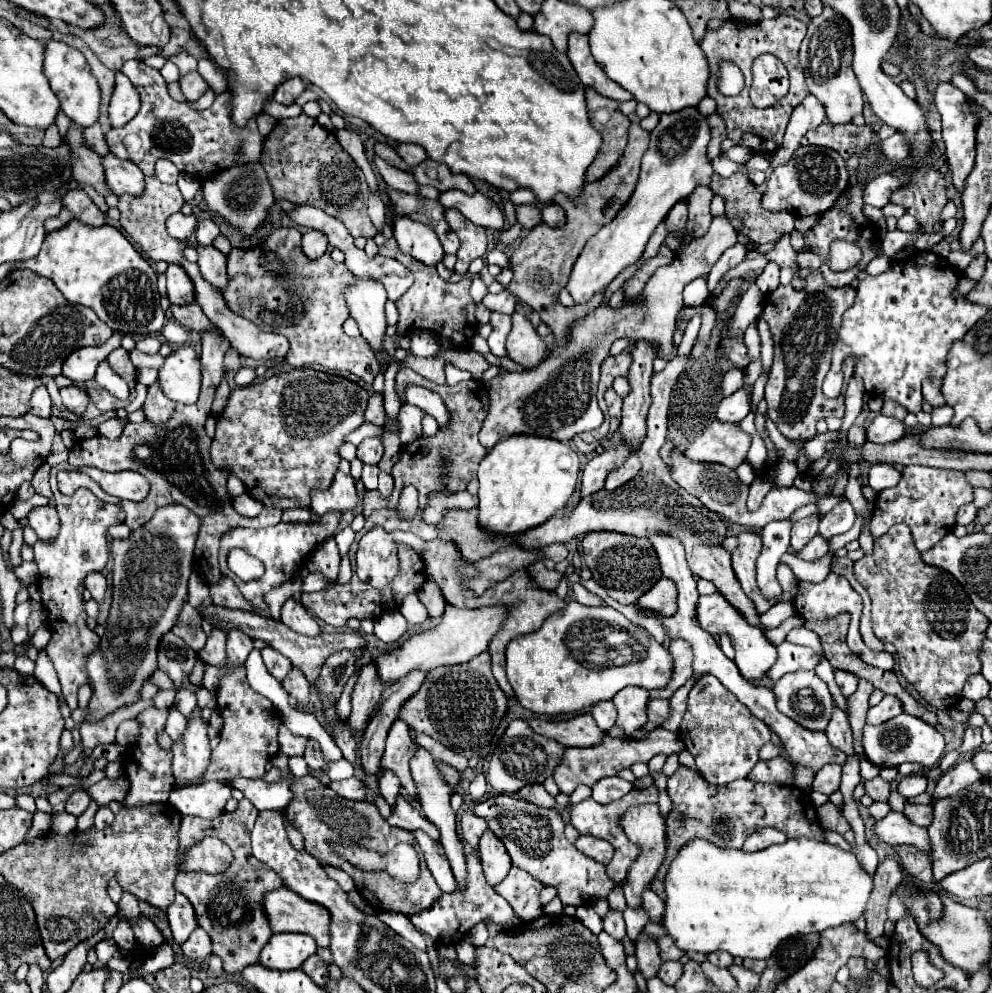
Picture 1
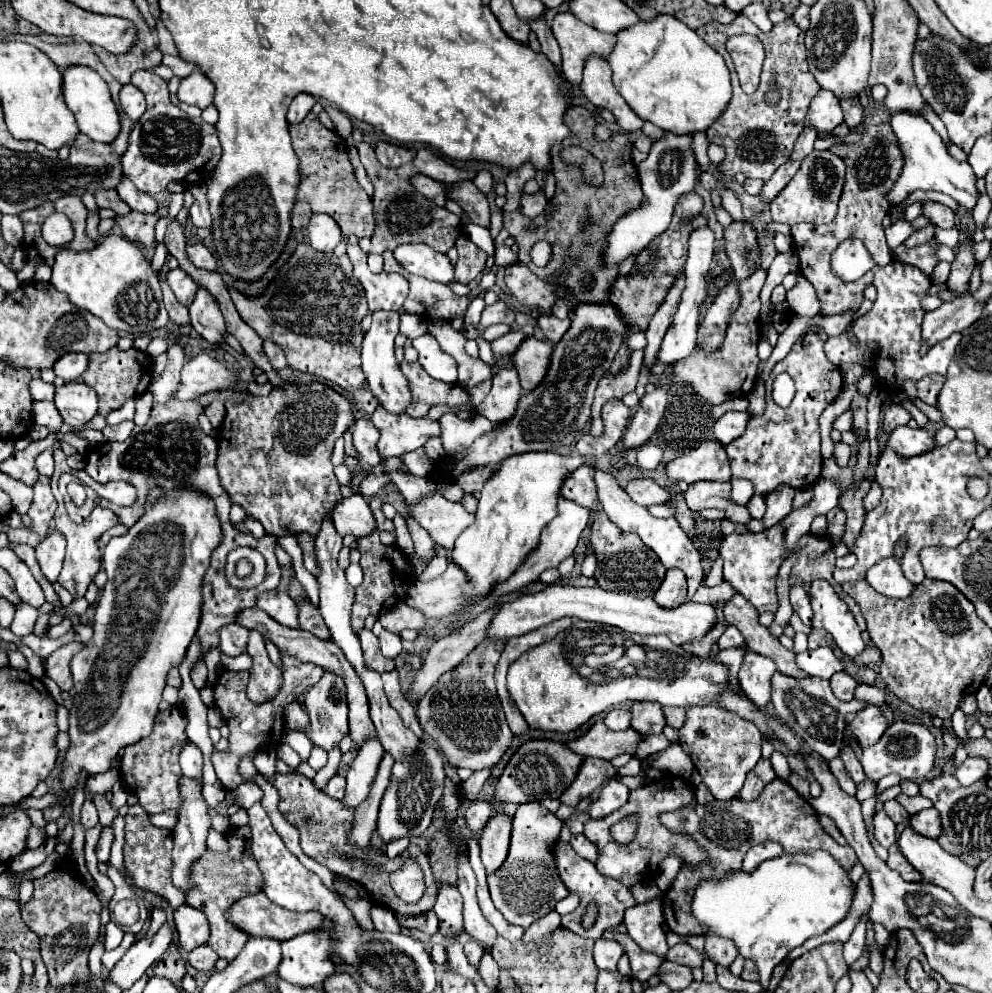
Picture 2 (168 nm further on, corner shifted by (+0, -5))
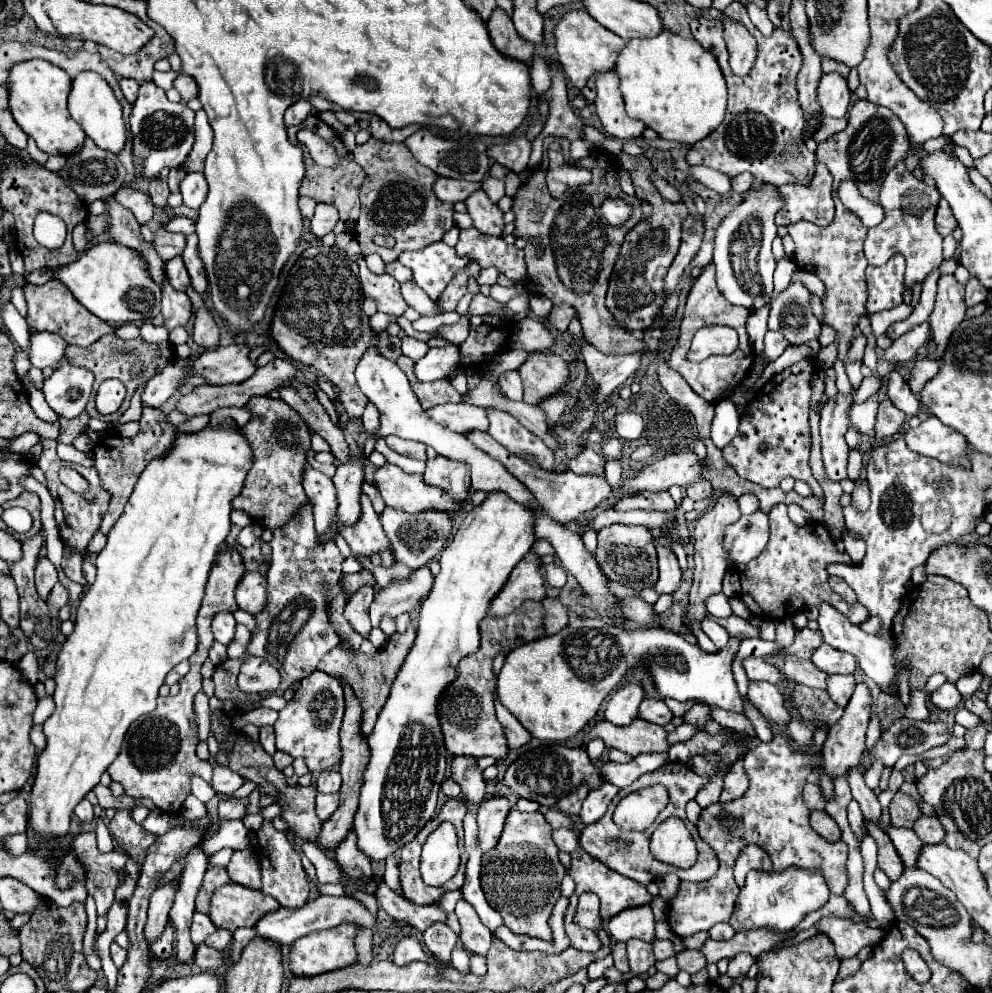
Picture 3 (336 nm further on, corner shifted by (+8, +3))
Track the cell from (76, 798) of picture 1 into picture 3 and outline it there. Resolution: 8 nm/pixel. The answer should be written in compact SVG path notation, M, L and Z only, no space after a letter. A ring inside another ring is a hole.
M83 798L77 806L75 806L75 816L81 820L81 822L91 822L95 816L93 816L93 806L89 804L87 798Z

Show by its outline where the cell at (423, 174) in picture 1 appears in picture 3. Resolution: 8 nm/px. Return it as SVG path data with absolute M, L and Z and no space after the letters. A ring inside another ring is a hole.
M475 190L467 200L465 200L467 212L473 218L473 226L477 230L481 230L483 234L491 234L491 236L501 236L501 230L505 226L503 222L503 214L497 208L497 204L493 204L487 194L483 190Z

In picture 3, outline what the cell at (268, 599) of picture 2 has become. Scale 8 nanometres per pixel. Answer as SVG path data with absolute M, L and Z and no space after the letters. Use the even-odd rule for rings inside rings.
M247 572L241 580L241 588L237 588L237 604L241 610L251 614L259 614L267 606L267 578L259 572Z

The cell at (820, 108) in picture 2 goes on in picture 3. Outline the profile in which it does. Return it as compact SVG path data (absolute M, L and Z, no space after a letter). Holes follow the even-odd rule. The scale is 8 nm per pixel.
M823 74L817 88L817 100L821 104L821 112L831 118L843 118L849 108L851 90L847 88L847 80L839 74Z

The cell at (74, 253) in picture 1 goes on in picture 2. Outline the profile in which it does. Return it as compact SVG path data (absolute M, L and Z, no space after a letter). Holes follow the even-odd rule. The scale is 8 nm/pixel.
M107 234L93 250L89 252L73 252L59 250L51 284L69 296L69 300L89 310L93 316L101 318L109 328L119 332L147 332L163 328L169 322L167 310L161 300L161 288L151 264L133 242L125 240L117 234Z

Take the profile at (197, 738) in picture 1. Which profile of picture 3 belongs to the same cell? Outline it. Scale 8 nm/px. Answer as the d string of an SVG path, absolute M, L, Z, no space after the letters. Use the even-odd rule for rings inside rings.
M193 846L183 858L181 858L183 870L175 878L175 900L173 908L169 912L169 918L175 926L175 956L181 962L191 962L193 960L193 950L195 944L189 938L189 922L195 912L195 896L201 888L203 874L207 870L207 856L199 846Z

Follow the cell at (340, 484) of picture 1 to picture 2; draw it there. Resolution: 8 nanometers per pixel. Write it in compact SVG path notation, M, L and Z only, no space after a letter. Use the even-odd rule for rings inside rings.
M353 494L335 504L333 524L341 536L351 534L357 540L365 538L377 530L375 516L361 494Z

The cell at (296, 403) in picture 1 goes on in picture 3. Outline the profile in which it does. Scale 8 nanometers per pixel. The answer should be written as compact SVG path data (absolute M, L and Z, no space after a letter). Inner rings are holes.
M253 396L245 408L251 412L251 420L239 432L253 450L253 466L241 494L233 498L233 508L247 512L259 526L277 530L289 524L309 502L303 490L303 474L309 464L307 452L311 452L313 430L297 410L277 398Z

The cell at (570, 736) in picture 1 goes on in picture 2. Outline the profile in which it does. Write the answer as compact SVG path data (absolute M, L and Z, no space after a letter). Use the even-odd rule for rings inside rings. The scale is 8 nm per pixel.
M597 722L585 736L569 742L567 746L581 756L595 756L595 758L611 760L621 754L635 756L637 744L641 740L643 740L643 734L637 734L637 730L633 728L623 730L623 732L613 732L603 722Z

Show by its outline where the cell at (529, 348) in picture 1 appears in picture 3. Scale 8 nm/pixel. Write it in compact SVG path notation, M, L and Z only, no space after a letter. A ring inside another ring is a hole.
M531 352L527 360L521 364L519 374L525 388L523 400L533 406L541 398L553 394L553 390L559 390L569 380L567 362L559 354L543 352Z

